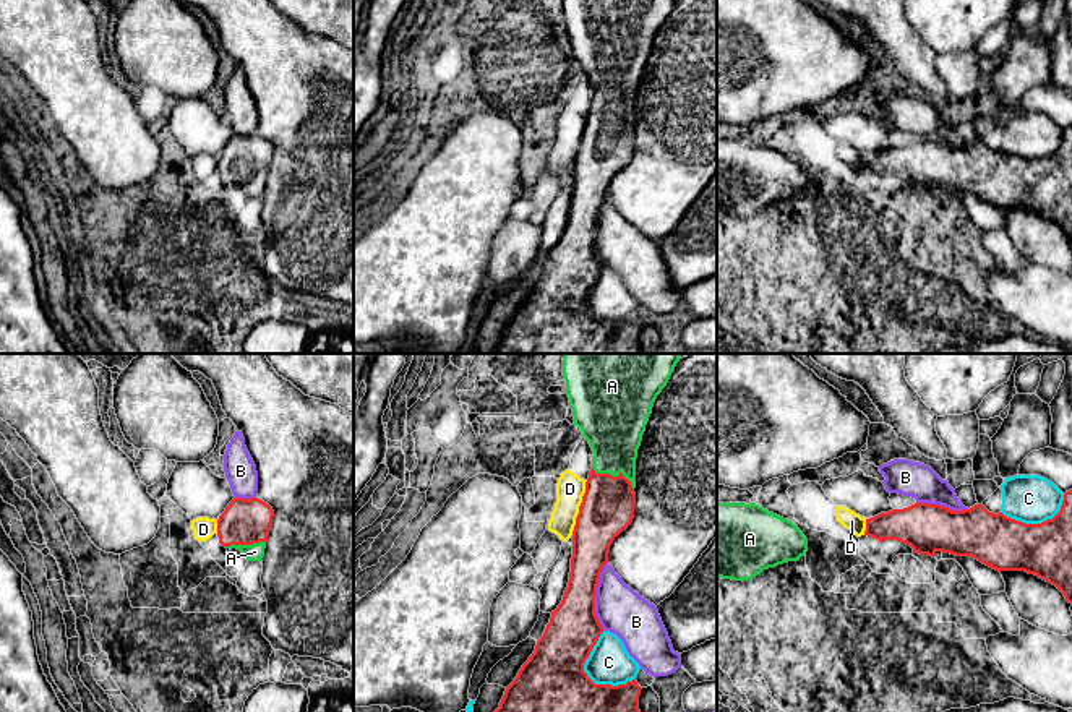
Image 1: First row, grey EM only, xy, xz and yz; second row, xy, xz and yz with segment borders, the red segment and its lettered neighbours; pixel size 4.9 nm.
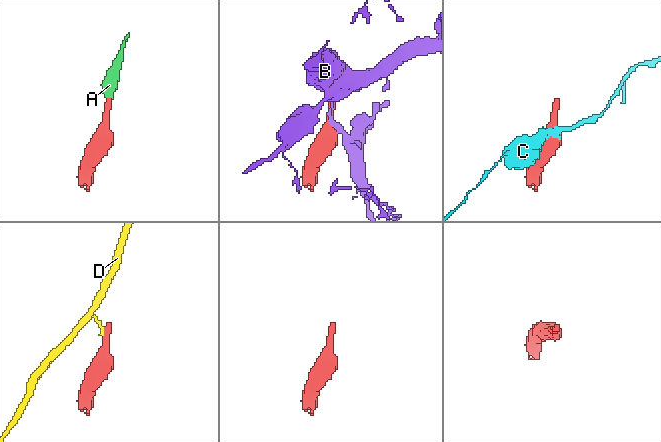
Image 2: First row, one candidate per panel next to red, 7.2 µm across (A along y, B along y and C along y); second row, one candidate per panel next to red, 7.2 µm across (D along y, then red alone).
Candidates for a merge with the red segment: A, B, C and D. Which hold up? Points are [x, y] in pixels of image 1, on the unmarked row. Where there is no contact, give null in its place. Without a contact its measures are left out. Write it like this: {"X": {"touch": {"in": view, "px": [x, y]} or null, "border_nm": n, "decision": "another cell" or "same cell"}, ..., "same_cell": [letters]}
{"A": {"touch": {"in": "xz", "px": [615, 114]}, "border_nm": 240, "decision": "same cell"}, "B": {"touch": {"in": "xz", "px": [596, 231]}, "border_nm": 340, "decision": "another cell"}, "C": {"touch": {"in": "xz", "px": [584, 308]}, "border_nm": 300, "decision": "another cell"}, "D": {"touch": {"in": "xz", "px": [579, 145]}, "border_nm": 280, "decision": "another cell"}, "same_cell": ["A"]}

